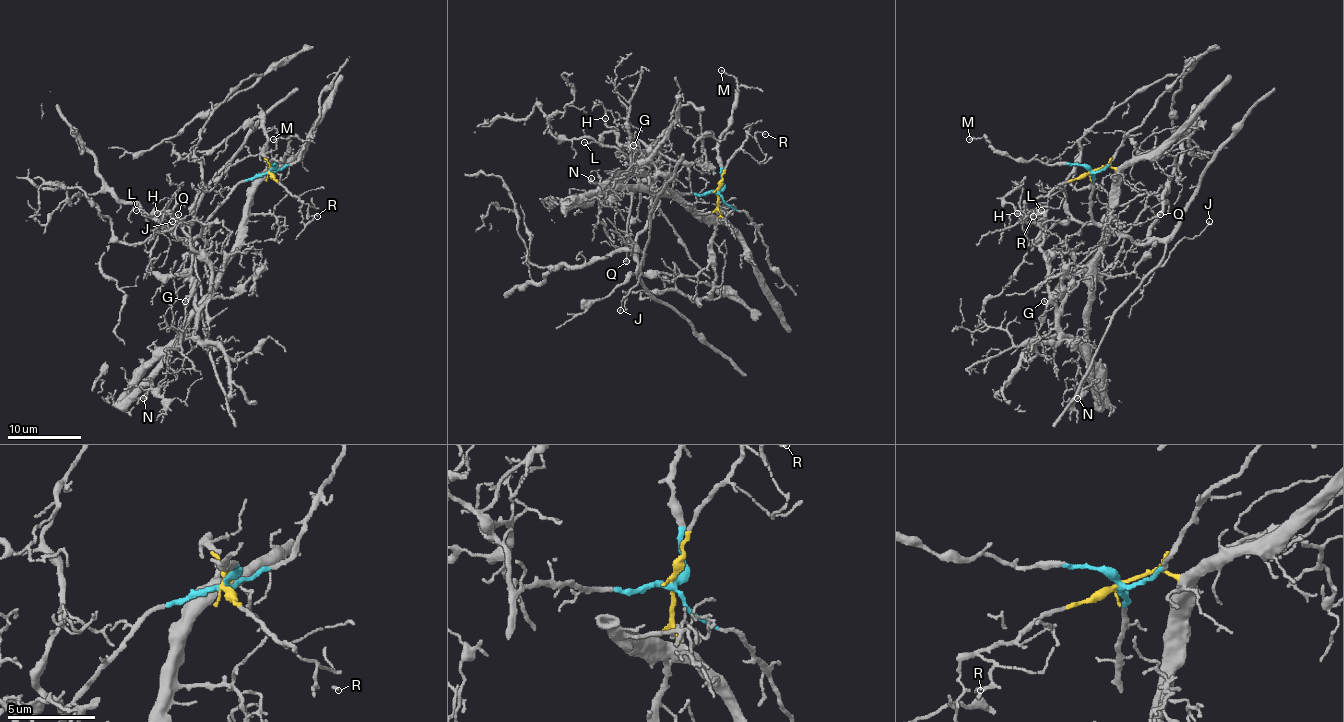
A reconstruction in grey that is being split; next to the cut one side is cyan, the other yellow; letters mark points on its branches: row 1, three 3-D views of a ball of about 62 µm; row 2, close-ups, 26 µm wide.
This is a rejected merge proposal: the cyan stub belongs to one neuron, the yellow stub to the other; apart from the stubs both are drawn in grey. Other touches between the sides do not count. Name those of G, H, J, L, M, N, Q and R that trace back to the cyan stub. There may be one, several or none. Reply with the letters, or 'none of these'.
J, M

